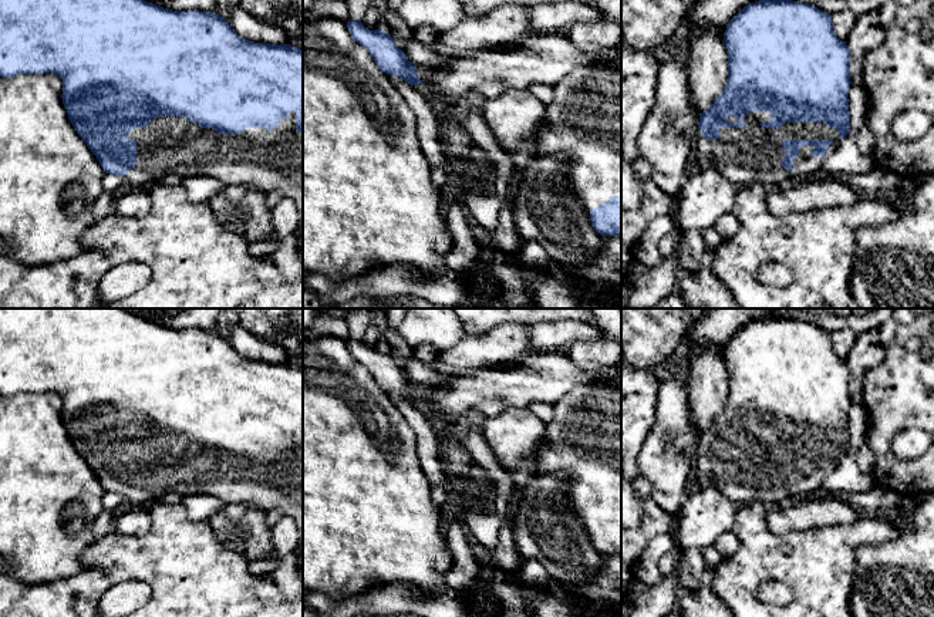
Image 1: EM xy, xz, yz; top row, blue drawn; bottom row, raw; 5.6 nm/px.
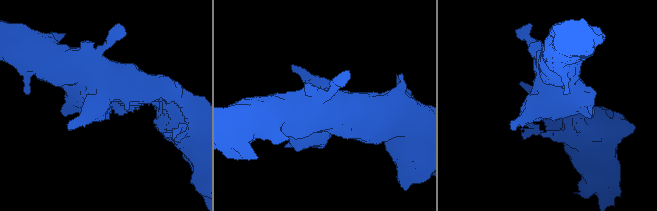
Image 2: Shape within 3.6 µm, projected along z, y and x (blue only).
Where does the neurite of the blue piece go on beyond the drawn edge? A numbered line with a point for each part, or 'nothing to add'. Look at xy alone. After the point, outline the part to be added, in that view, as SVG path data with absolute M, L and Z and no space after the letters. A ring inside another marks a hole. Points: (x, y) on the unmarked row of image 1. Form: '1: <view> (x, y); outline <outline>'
1: xy (272, 481); outline M291 429L272 451L266 446L246 446L240 452L218 452L200 446L186 435L156 435L146 446L134 446L127 456L136 459L136 483L124 495L135 506L151 506L163 495L210 495L223 503L249 503L266 513L296 520L303 533L303 449L296 449Z

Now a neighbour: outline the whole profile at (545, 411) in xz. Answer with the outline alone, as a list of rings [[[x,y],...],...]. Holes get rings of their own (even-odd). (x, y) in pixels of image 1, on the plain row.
[[[536,402],[533,405],[529,407],[529,409],[537,417],[540,418],[543,422],[549,422],[553,419],[554,417],[554,409],[552,404],[546,404],[546,402]]]

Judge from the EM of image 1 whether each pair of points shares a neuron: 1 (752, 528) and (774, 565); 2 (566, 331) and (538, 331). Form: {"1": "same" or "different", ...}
{"1": "same", "2": "same"}

